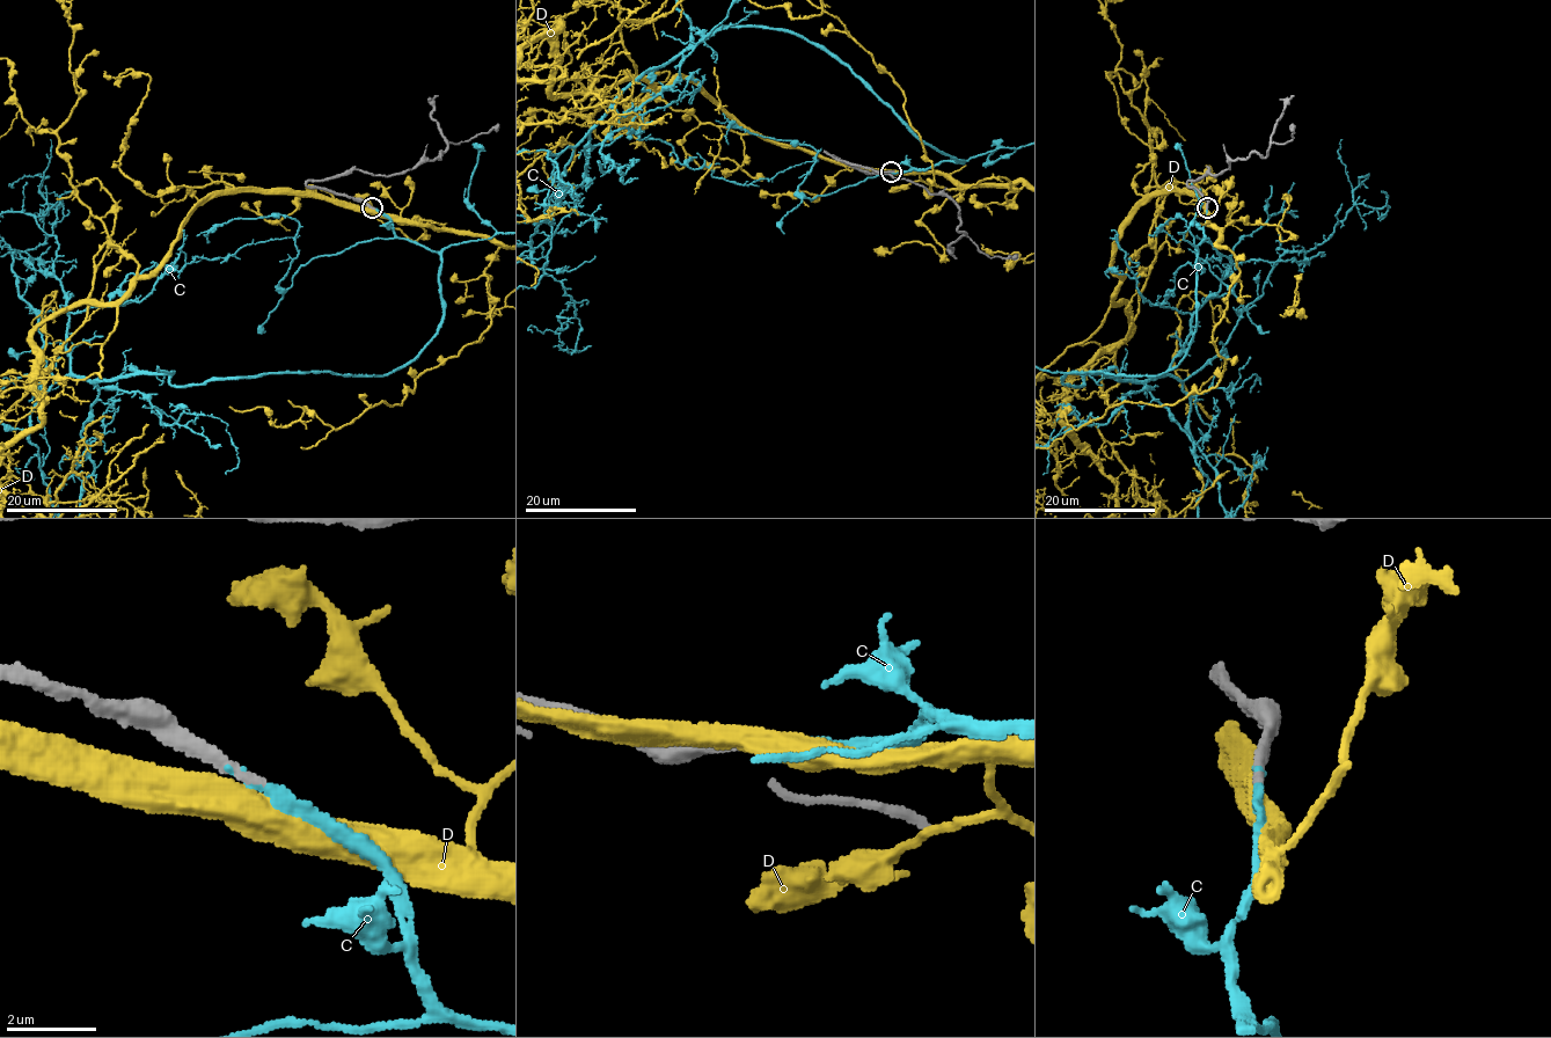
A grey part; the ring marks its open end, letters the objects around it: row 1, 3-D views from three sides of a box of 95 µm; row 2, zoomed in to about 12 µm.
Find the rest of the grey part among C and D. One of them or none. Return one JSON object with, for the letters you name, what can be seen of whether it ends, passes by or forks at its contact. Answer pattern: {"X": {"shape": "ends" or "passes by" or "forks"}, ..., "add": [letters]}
{"C": {"shape": "ends"}, "add": ["C"]}

